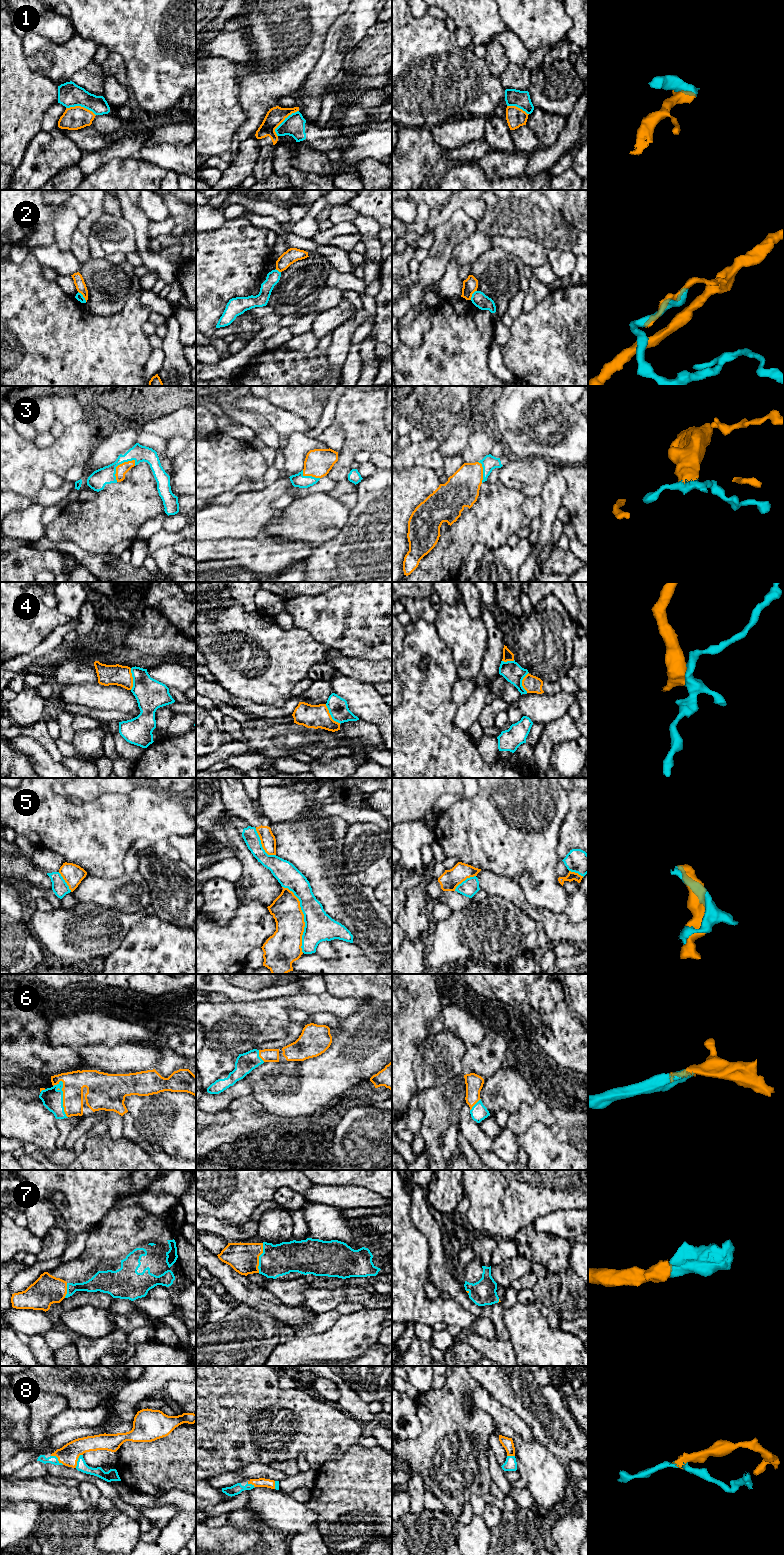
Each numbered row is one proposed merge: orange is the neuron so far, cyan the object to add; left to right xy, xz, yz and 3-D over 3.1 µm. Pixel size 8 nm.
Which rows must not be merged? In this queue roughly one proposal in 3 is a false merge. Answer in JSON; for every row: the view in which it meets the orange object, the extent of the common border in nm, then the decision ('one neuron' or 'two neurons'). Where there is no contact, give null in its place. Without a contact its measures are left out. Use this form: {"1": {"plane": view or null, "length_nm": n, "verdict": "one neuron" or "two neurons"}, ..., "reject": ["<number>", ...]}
{"1": {"plane": "xz", "length_nm": 280, "verdict": "two neurons"}, "2": {"plane": "xy", "length_nm": 110, "verdict": "two neurons"}, "3": {"plane": "xy", "length_nm": 240, "verdict": "one neuron"}, "4": {"plane": "xz", "length_nm": 200, "verdict": "two neurons"}, "5": {"plane": "xz", "length_nm": 550, "verdict": "two neurons"}, "6": {"plane": "xy", "length_nm": 300, "verdict": "one neuron"}, "7": {"plane": "xz", "length_nm": 240, "verdict": "one neuron"}, "8": {"plane": "xy", "length_nm": 130, "verdict": "one neuron"}, "reject": ["1", "2", "4", "5"]}

